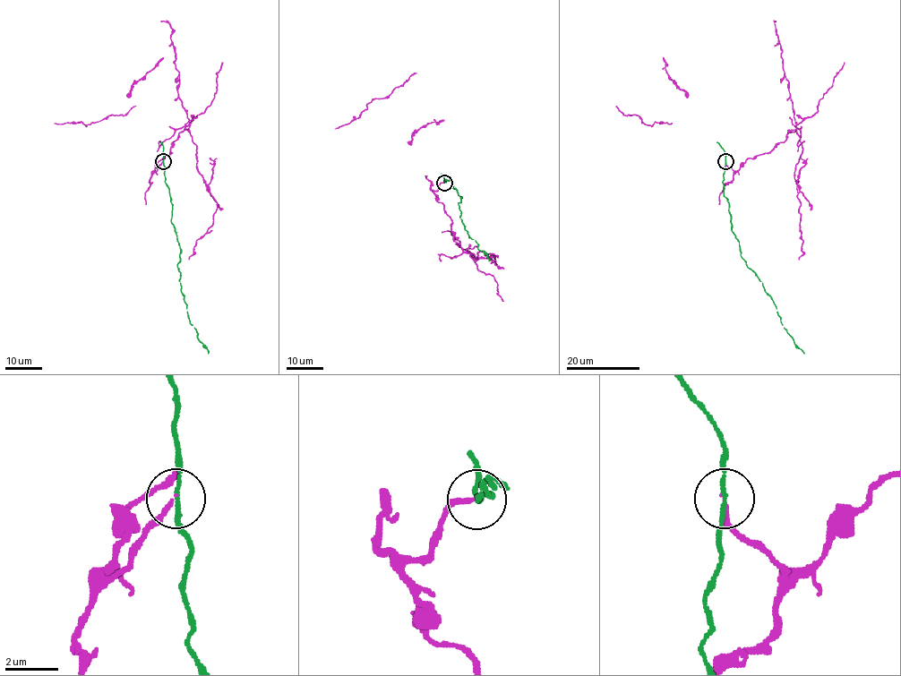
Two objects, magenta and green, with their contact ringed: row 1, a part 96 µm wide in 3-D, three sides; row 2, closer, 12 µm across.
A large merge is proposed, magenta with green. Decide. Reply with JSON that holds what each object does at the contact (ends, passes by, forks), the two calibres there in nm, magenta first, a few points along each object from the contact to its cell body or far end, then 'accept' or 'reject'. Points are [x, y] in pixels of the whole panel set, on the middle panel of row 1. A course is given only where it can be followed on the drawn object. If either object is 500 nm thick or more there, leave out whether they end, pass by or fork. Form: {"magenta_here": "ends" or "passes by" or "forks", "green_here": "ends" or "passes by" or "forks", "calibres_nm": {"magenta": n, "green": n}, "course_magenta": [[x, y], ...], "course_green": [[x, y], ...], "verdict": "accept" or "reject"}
{"magenta_here": "ends", "green_here": "passes by", "calibres_nm": {"magenta": 170, "green": 140}, "course_magenta": [[443, 183], [434, 193], [450, 218], [453, 239], [476, 260], [480, 251], [498, 257], [474, 260], [469, 255]], "course_green": [[444, 183], [446, 179], [450, 180], [458, 192], [461, 222], [489, 261]], "verdict": "reject"}

